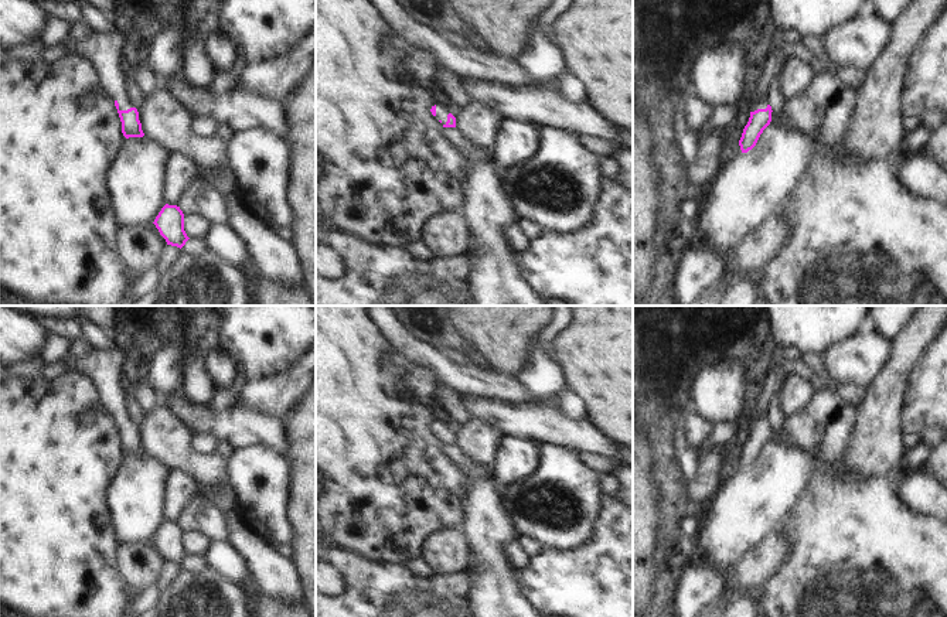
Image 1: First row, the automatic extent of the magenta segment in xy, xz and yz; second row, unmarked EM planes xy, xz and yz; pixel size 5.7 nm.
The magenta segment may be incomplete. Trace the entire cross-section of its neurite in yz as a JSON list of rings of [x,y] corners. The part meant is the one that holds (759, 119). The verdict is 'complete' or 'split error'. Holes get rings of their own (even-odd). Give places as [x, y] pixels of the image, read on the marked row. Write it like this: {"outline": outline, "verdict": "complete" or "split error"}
{"outline": [[[766,89],[757,98],[754,95],[749,96],[749,100],[750,117],[739,140],[742,153],[747,153],[756,146],[760,134],[770,125],[773,112],[771,106],[767,103]]], "verdict": "split error"}

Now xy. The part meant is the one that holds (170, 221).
{"outline": [[[166,204],[153,224],[166,239],[167,245],[181,249],[190,239],[184,231],[184,214],[177,205]]], "verdict": "complete"}

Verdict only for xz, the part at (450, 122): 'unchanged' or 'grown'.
grown

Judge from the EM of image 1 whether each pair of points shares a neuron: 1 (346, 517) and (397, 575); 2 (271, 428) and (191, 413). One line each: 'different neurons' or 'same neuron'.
1: different neurons
2: same neuron

